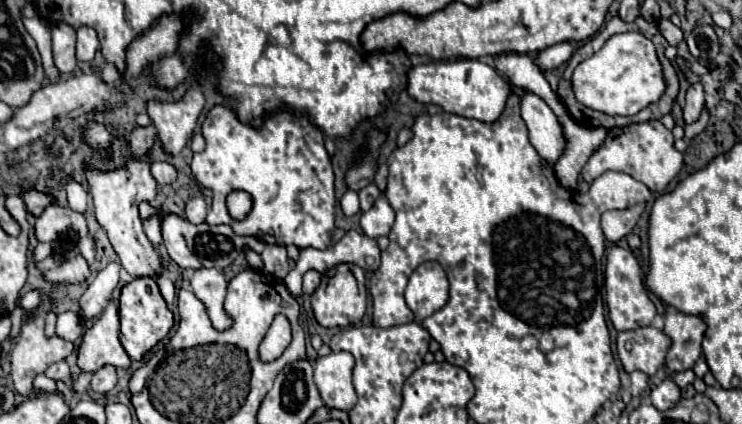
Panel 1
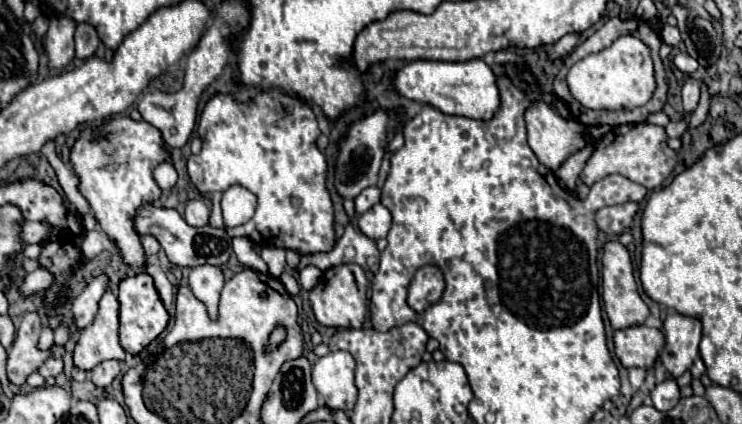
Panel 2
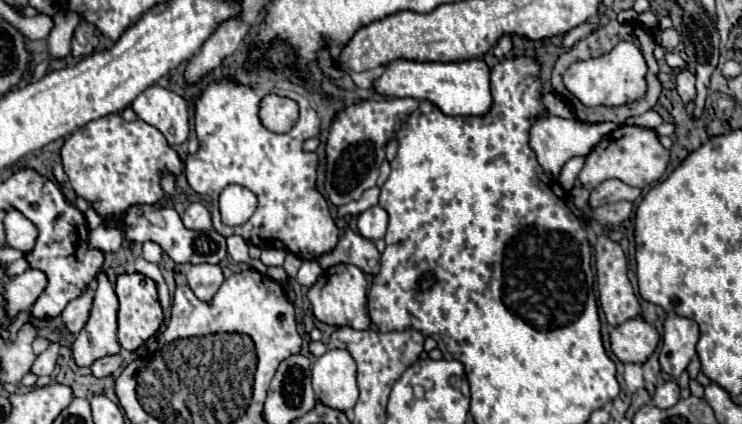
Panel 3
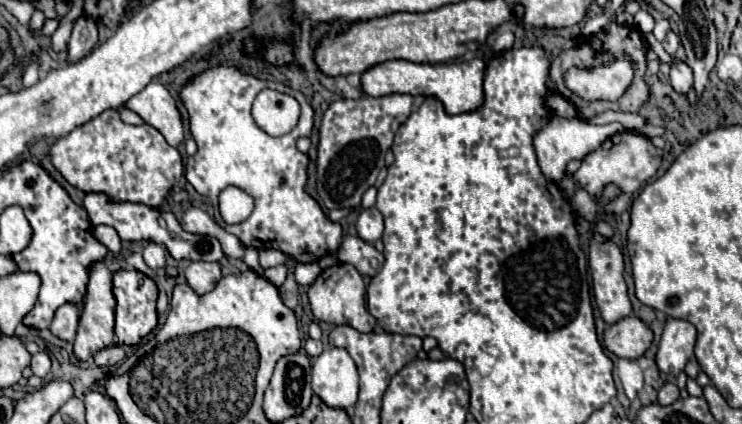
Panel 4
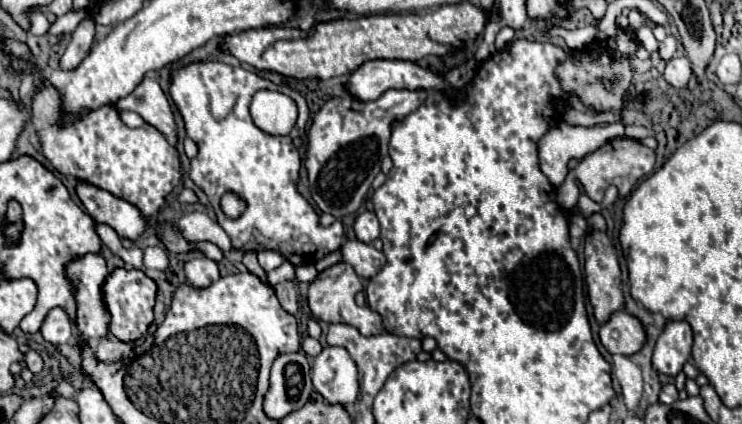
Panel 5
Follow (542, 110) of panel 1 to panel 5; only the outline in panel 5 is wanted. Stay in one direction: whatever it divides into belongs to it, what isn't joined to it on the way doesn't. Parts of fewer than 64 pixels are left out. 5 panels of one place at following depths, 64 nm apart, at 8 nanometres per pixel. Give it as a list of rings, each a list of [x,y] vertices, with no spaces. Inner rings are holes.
[[[560,120],[558,124],[554,124],[540,140],[538,140],[538,154],[540,154],[540,168],[544,172],[544,176],[554,184],[560,186],[562,180],[568,174],[568,160],[572,158],[584,158],[586,154],[598,150],[604,142],[624,136],[624,124],[616,122],[616,124],[608,124],[608,126],[574,126],[568,124],[564,120]]]

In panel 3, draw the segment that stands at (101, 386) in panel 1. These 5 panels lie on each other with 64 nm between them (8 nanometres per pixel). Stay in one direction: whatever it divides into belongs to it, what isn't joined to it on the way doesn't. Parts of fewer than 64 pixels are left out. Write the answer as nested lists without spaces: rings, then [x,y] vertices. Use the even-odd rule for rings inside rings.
[[[104,356],[100,360],[96,360],[92,364],[92,376],[94,378],[108,378],[108,376],[114,376],[122,366],[122,356]]]

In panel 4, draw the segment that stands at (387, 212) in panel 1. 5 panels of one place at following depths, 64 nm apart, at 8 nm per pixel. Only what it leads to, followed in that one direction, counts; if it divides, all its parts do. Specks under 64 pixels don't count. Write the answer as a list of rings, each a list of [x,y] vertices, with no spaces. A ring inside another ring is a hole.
[[[376,206],[362,210],[356,220],[356,230],[362,240],[376,242],[382,238],[384,232],[384,216],[380,216],[380,210]]]

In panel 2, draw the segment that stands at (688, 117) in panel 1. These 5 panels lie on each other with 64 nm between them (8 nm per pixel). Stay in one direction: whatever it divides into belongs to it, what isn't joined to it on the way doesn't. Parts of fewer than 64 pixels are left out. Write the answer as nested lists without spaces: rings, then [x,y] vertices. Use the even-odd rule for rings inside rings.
[[[686,78],[682,86],[682,102],[684,102],[684,114],[692,114],[700,100],[700,82],[694,78]]]

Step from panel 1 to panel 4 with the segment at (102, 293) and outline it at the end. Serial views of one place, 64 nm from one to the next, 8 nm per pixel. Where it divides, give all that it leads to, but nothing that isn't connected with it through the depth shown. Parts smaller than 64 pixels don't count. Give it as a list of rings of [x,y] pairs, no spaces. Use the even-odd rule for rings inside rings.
[[[82,302],[80,304],[64,304],[56,310],[56,316],[50,324],[50,330],[52,334],[56,334],[58,338],[62,340],[74,340],[76,336],[76,328],[78,328],[78,322],[80,322],[80,308],[82,308]]]

